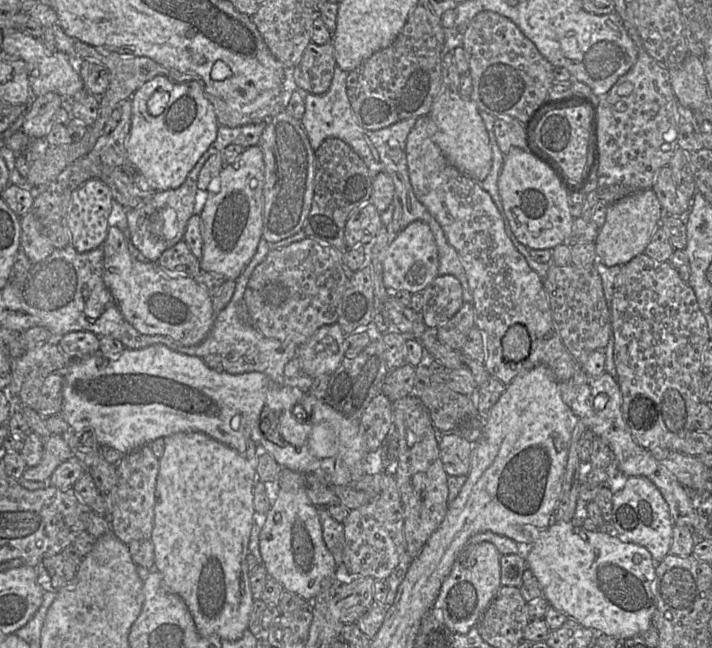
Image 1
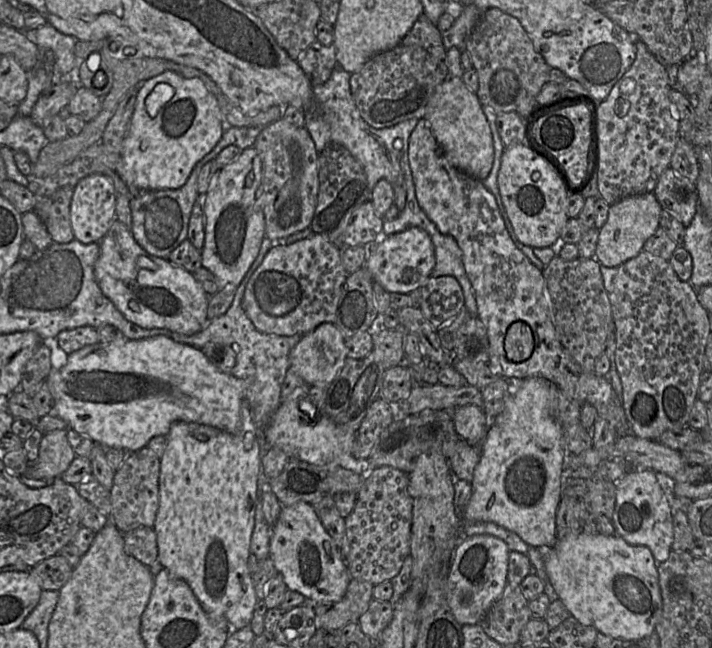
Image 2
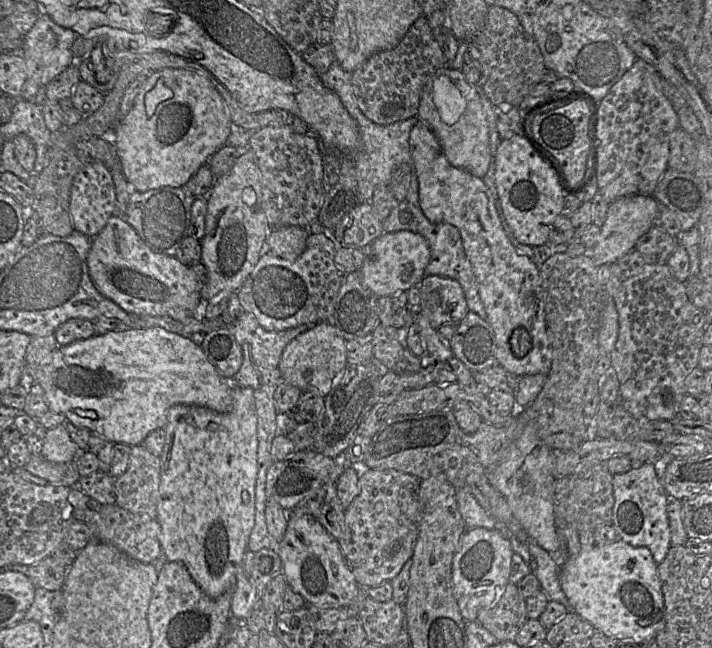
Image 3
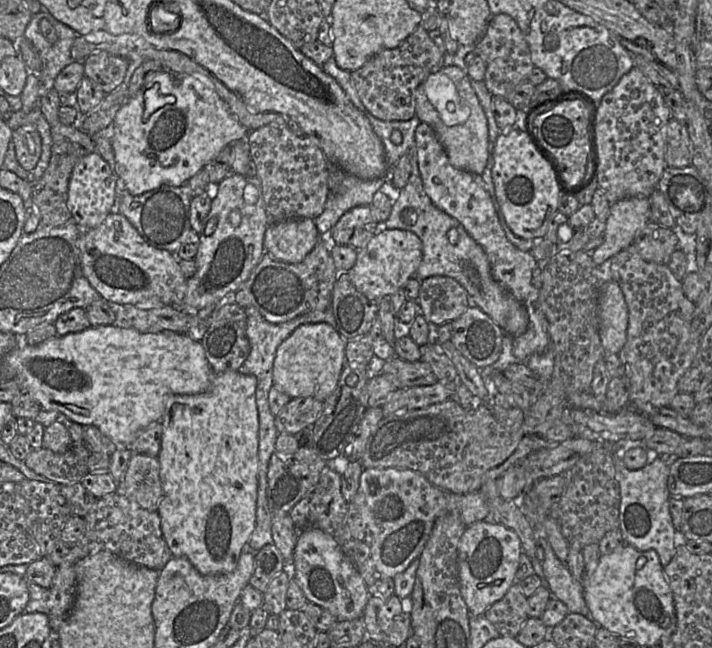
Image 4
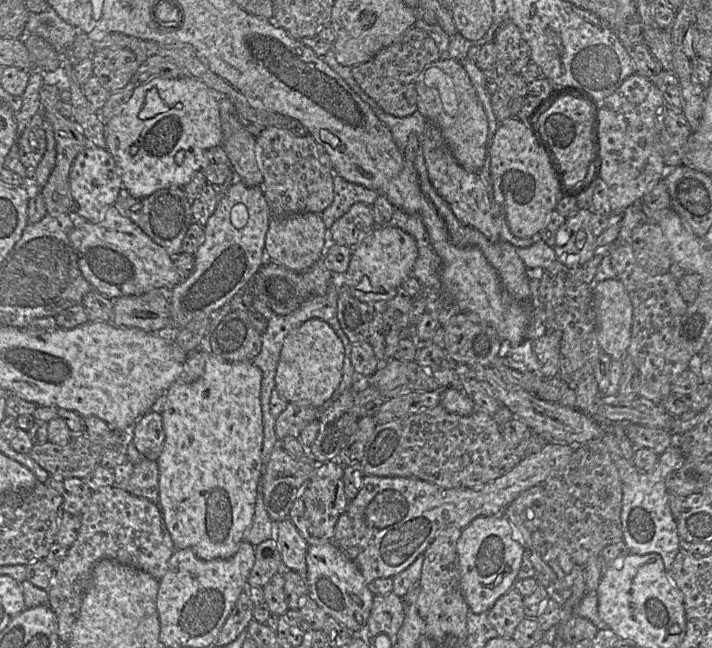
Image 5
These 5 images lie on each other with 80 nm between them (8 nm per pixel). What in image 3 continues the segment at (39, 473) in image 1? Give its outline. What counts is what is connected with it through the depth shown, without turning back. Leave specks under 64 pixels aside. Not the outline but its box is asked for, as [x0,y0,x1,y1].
[40,423,79,463]

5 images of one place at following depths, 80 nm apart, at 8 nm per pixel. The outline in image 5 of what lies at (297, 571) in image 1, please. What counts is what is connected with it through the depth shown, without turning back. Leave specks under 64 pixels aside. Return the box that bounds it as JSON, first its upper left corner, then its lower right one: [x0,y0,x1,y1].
[306,541,374,630]

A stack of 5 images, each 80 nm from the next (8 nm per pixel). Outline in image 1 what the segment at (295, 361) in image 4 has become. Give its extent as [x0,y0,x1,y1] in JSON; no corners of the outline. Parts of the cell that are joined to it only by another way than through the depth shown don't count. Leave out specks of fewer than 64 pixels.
[296,323,346,379]

